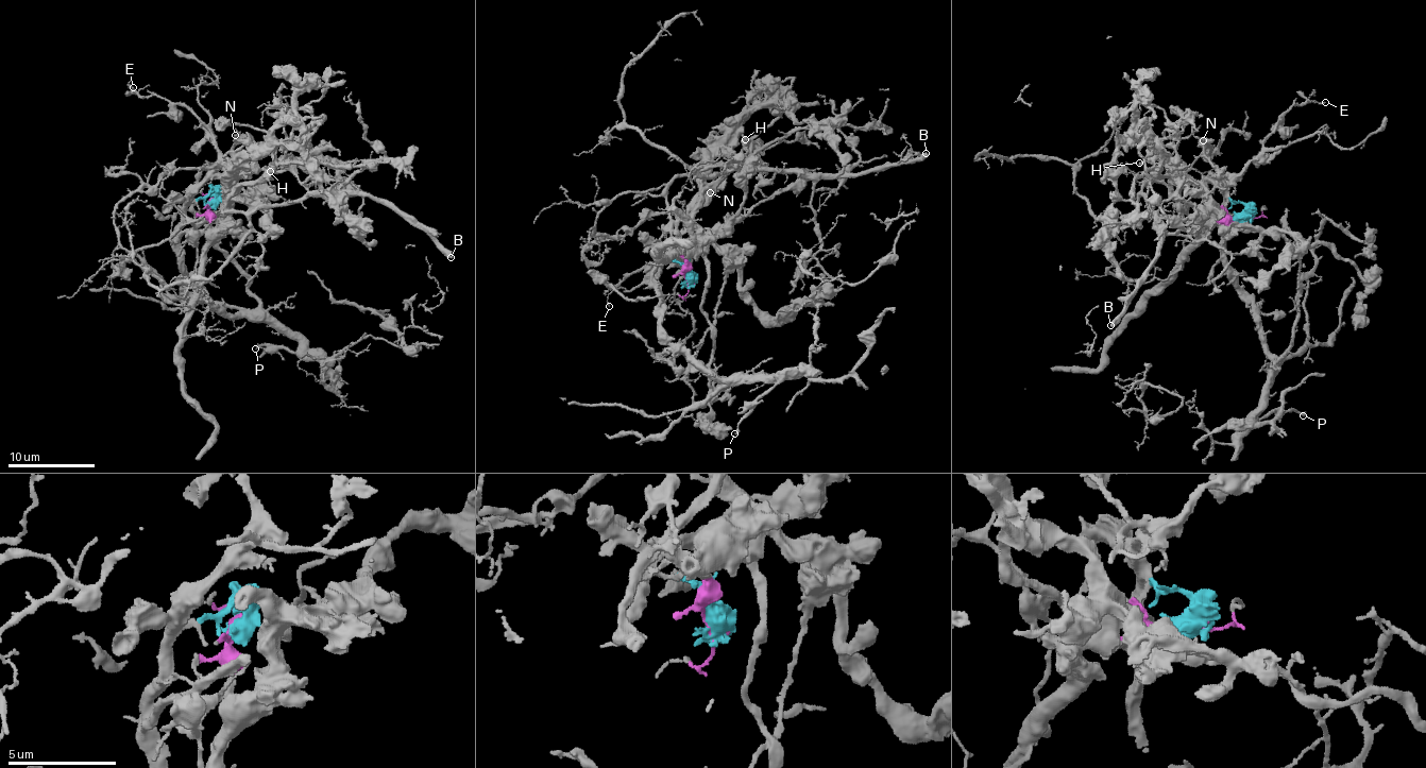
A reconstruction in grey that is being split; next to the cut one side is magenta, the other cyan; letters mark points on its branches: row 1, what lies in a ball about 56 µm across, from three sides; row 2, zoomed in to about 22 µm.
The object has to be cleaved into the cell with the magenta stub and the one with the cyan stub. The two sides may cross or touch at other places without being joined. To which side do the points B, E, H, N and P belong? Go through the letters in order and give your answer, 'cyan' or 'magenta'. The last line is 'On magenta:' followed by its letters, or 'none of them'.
B: magenta
E: cyan
H: cyan
N: cyan
P: cyan
On magenta: B

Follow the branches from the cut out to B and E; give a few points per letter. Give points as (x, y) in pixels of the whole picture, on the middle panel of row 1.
B: (688, 279), (685, 259), (673, 251), (666, 198), (675, 180), (685, 173), (725, 164), (845, 174), (927, 153)
E: (688, 279), (666, 251), (681, 243), (692, 253), (643, 265), (626, 276), (608, 294), (609, 307)

